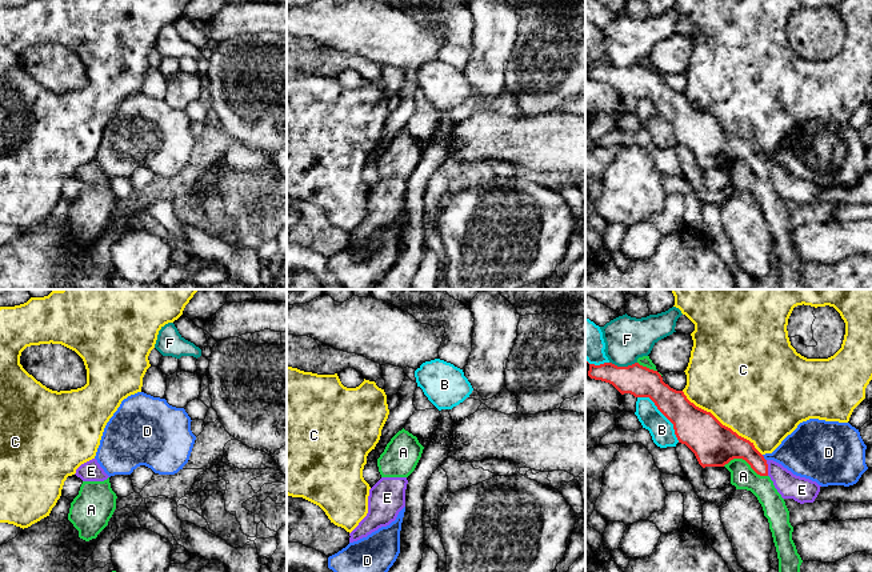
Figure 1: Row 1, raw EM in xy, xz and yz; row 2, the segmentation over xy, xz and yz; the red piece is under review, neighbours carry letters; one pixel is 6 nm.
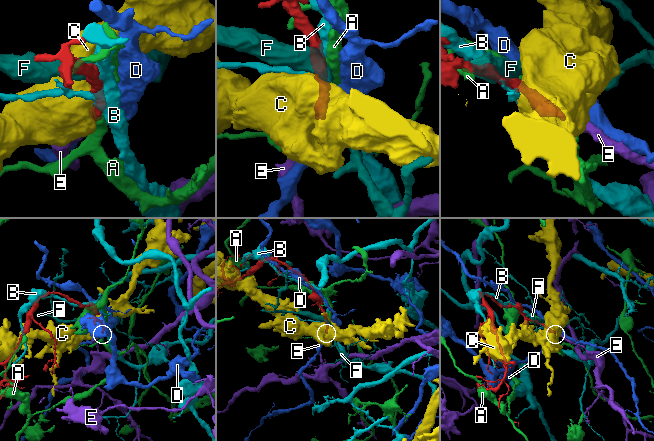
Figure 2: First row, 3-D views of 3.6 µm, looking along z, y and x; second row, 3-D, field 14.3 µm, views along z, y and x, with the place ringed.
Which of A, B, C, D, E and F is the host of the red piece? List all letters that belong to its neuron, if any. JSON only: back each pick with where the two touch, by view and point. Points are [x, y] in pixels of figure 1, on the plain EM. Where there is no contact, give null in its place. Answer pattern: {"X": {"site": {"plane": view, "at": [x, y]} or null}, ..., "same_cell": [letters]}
{"E": {"site": {"plane": "yz", "at": [767, 170]}}, "same_cell": ["E"]}

